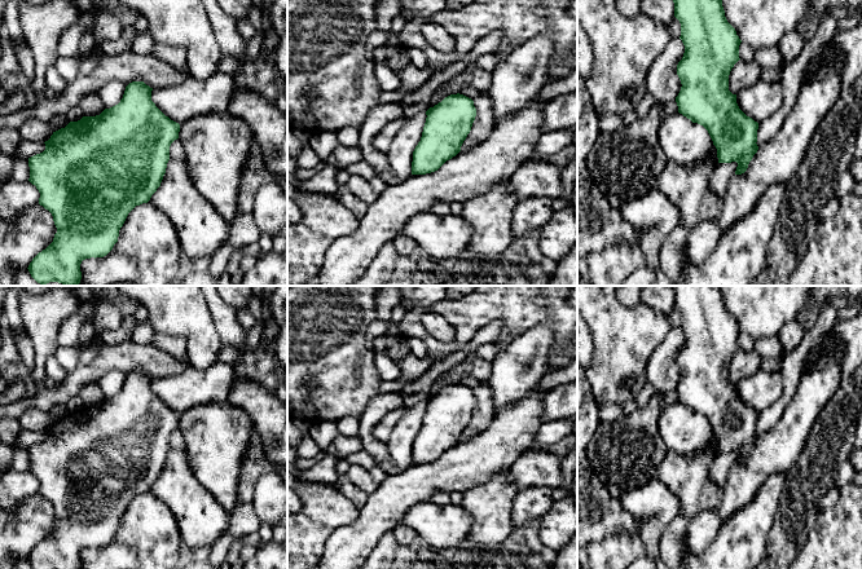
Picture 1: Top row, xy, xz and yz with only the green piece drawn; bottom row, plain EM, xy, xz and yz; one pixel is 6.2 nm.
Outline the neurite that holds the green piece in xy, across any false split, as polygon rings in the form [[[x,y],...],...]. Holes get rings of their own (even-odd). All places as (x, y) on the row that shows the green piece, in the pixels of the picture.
[[[144,81],[129,83],[118,105],[105,109],[100,115],[70,122],[65,128],[53,132],[44,142],[43,153],[28,158],[28,181],[39,190],[39,204],[52,213],[57,228],[53,242],[39,252],[27,268],[41,286],[49,282],[78,286],[82,279],[82,261],[106,256],[118,242],[119,230],[128,213],[136,206],[148,203],[160,186],[170,160],[170,146],[179,138],[180,124],[155,106],[151,91]]]

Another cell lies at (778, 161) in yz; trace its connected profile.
[[[830,40],[821,52],[812,58],[806,71],[814,71],[815,78],[809,81],[801,81],[795,106],[784,119],[779,132],[765,145],[758,147],[744,173],[734,175],[730,178],[726,194],[722,199],[722,208],[713,220],[721,233],[752,213],[771,185],[787,182],[796,175],[817,128],[844,91],[839,74],[843,57],[843,53],[836,50]]]

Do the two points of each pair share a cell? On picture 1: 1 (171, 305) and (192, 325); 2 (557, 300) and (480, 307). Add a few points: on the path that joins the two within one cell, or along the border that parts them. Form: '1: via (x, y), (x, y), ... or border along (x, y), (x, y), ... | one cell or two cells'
1: via (176, 309), (187, 320) | one cell
2: via (537, 300), (500, 300) | one cell

